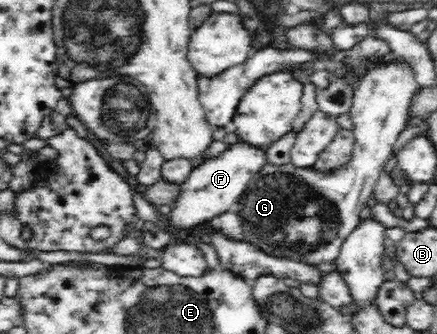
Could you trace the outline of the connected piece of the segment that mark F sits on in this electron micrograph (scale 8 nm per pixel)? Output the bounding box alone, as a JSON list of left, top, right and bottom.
[166,140,267,231]

